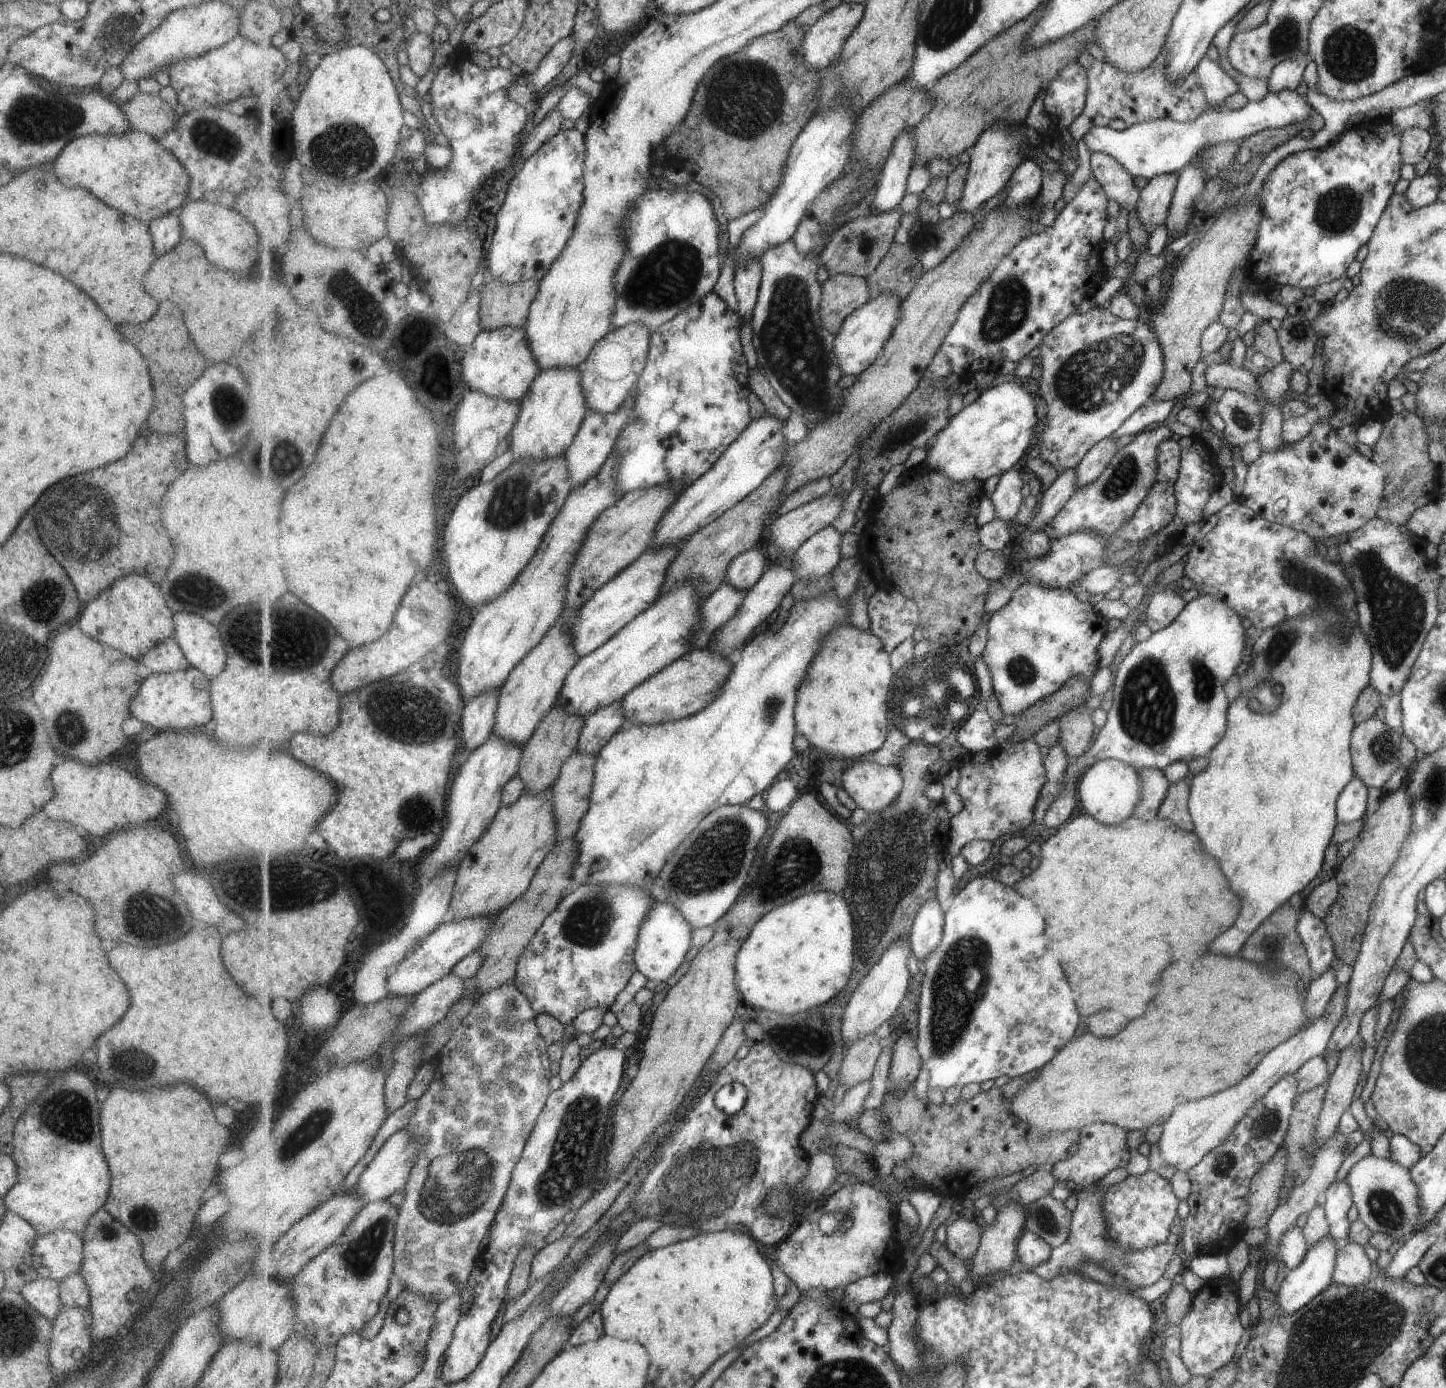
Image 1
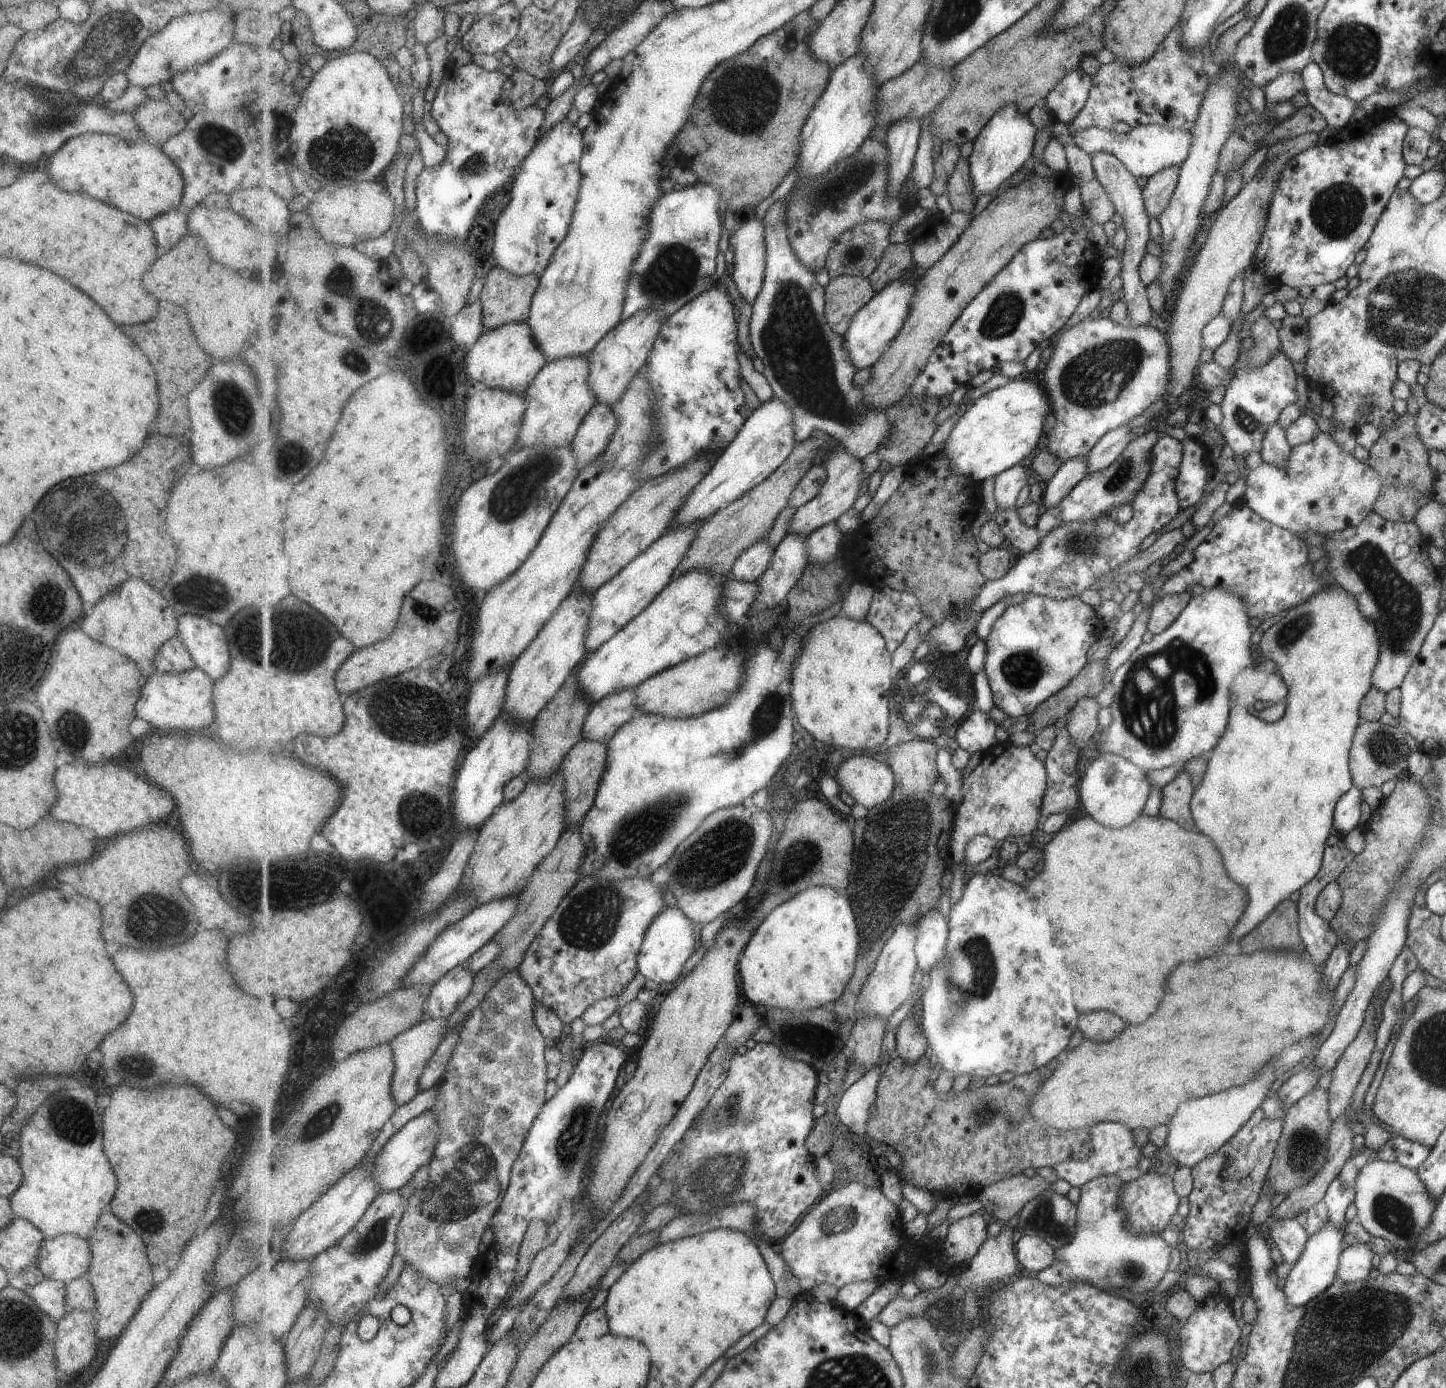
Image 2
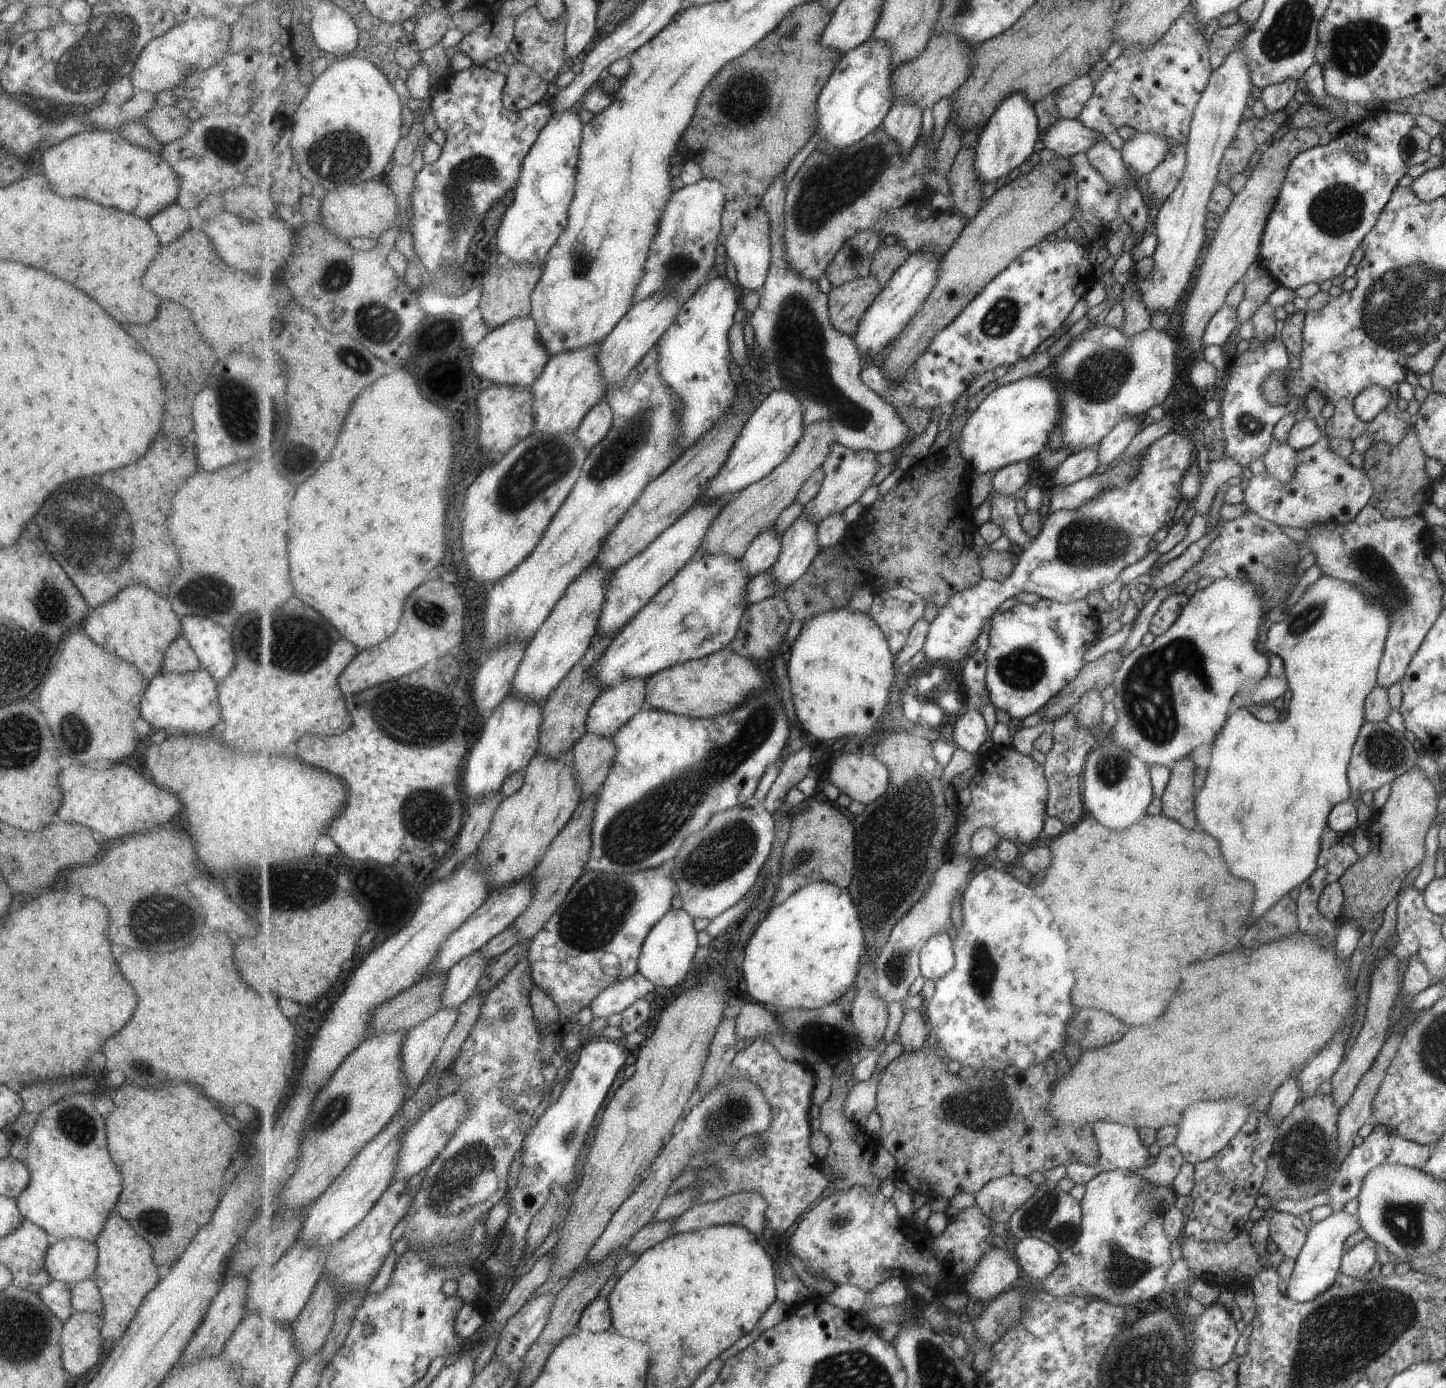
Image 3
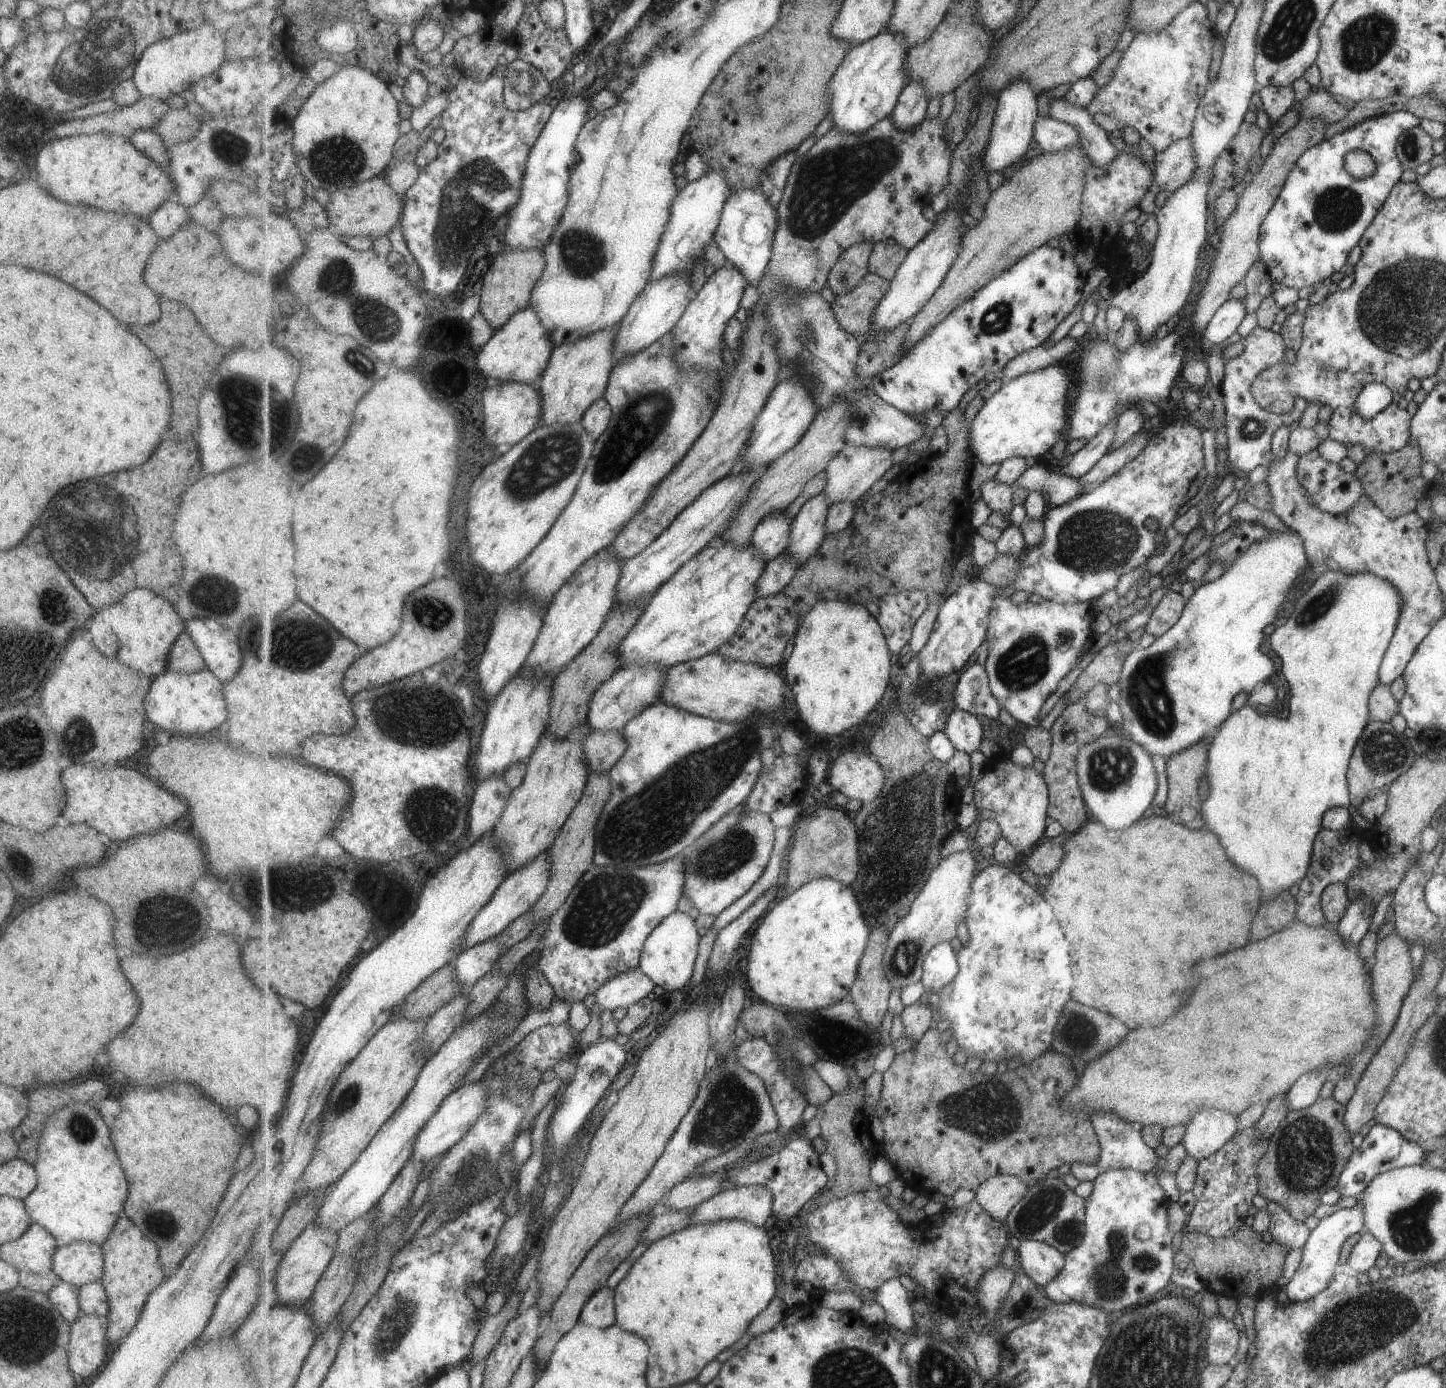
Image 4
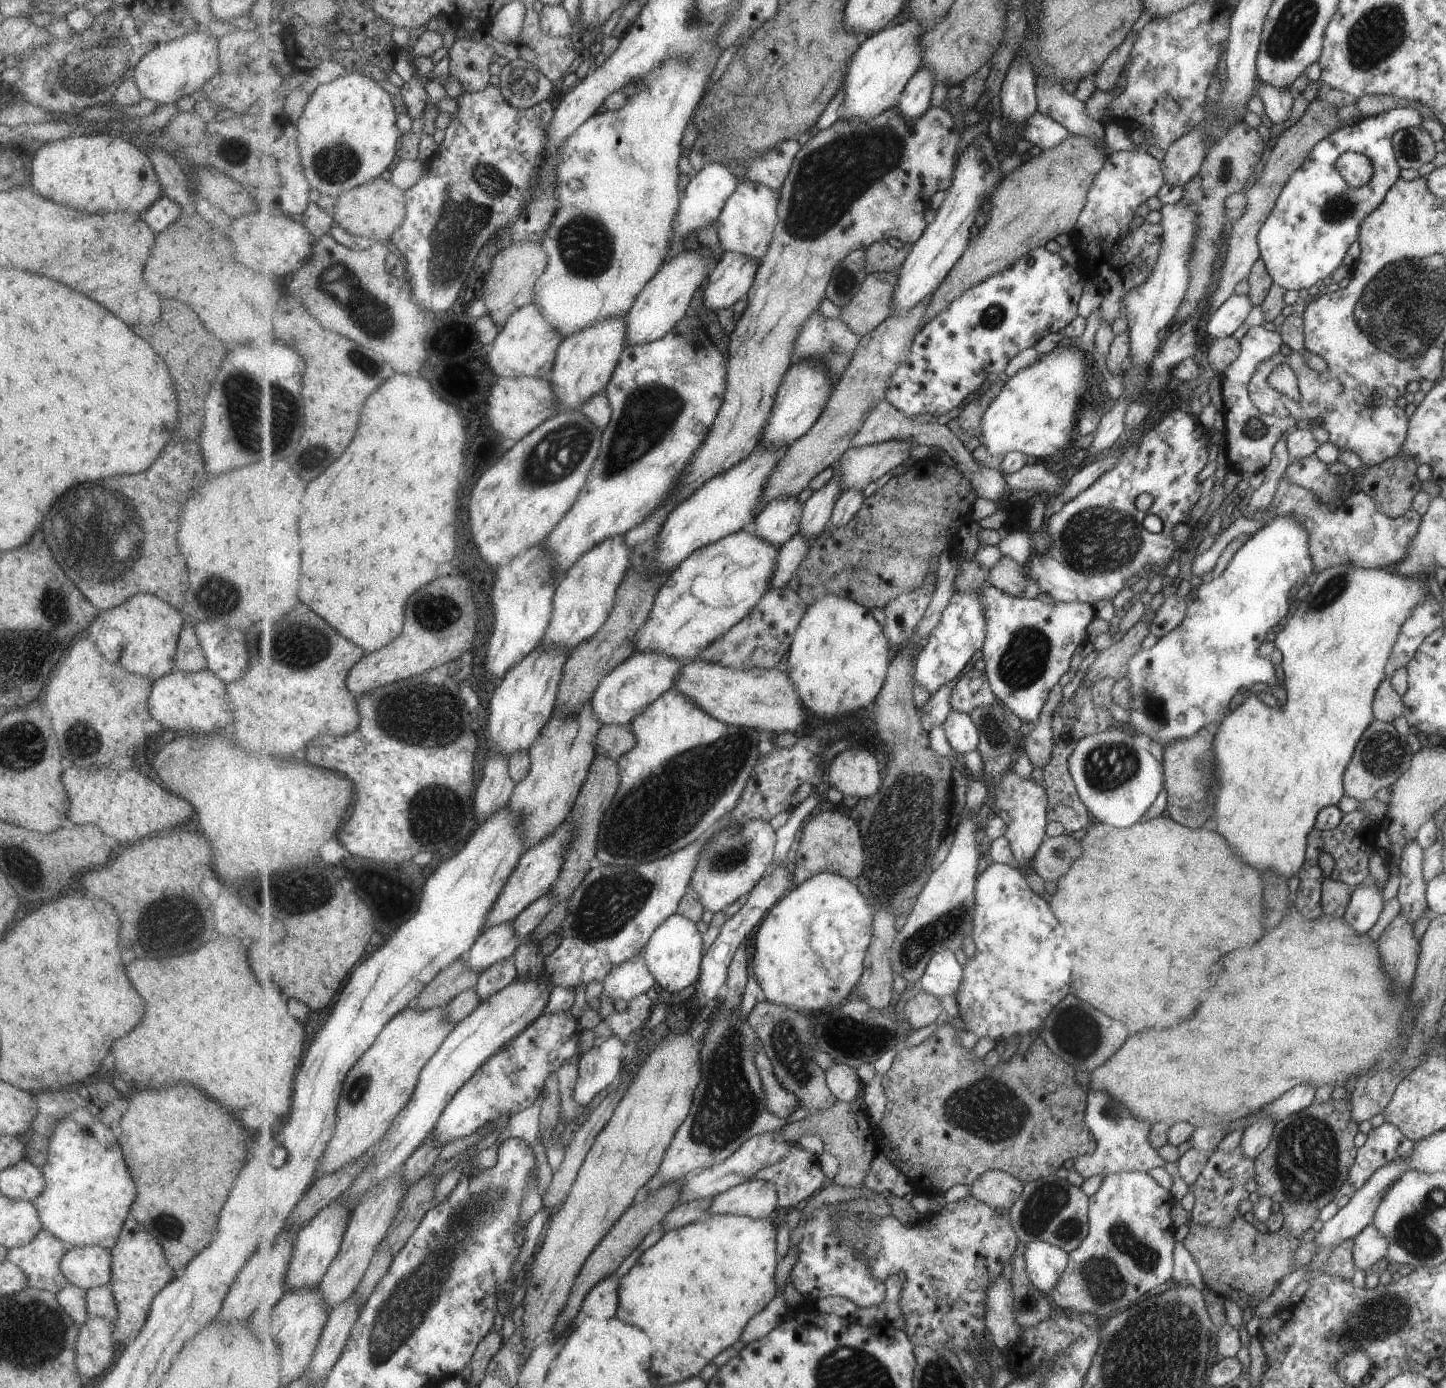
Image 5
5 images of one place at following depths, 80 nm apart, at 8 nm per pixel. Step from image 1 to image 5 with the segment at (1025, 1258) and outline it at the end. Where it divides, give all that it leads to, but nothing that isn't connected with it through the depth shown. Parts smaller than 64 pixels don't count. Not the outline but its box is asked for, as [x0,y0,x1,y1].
[1026,1241,1067,1294]

